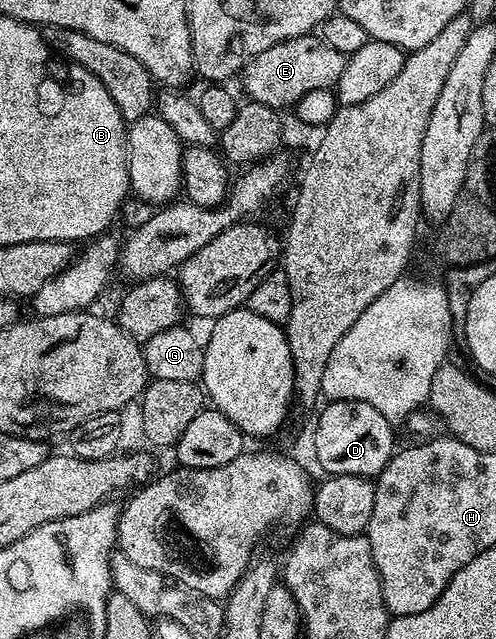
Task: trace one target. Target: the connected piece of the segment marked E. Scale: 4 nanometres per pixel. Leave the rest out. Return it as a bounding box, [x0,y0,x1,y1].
[240,35,346,109]

